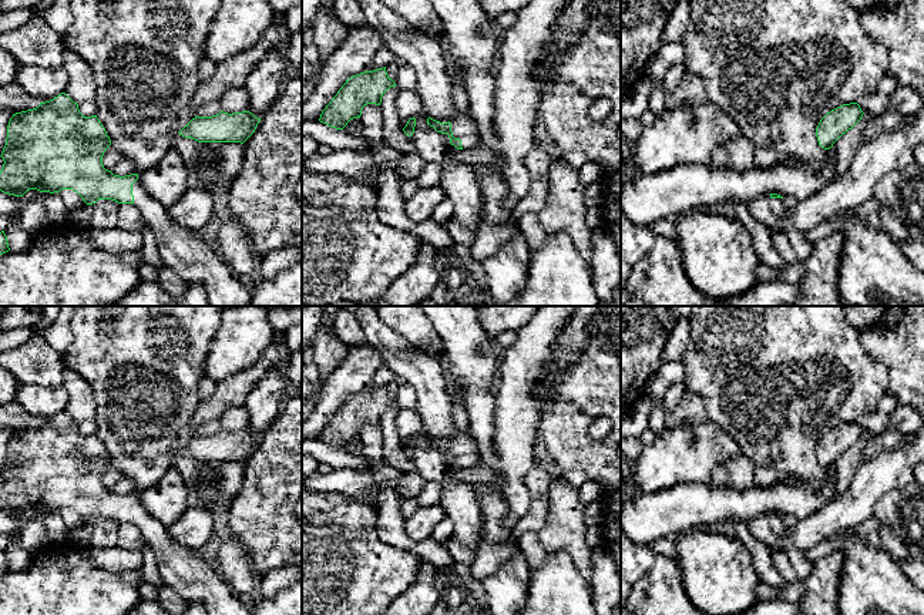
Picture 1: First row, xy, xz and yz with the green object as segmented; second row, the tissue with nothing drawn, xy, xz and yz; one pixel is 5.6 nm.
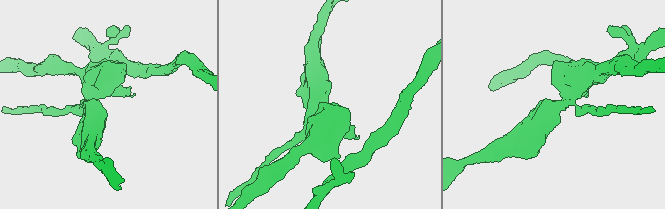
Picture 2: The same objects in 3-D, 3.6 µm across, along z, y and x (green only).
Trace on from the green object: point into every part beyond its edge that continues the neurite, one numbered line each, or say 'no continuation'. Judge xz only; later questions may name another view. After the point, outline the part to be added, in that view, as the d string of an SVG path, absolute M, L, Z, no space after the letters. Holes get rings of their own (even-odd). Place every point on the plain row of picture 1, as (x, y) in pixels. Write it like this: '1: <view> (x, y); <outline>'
1: xz (463, 446); M456 431L451 437L451 450L454 457L461 458L463 468L473 468L478 464L478 448L476 441L466 431Z

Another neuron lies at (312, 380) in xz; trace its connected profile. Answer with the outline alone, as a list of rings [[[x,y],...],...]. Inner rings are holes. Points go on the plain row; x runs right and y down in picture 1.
[[[308,346],[302,353],[302,404],[320,389],[322,383],[323,379],[313,360],[313,347]]]

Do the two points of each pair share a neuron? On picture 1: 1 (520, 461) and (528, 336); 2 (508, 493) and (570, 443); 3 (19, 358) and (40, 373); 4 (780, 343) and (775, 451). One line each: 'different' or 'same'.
1: same
2: different
3: same
4: same

